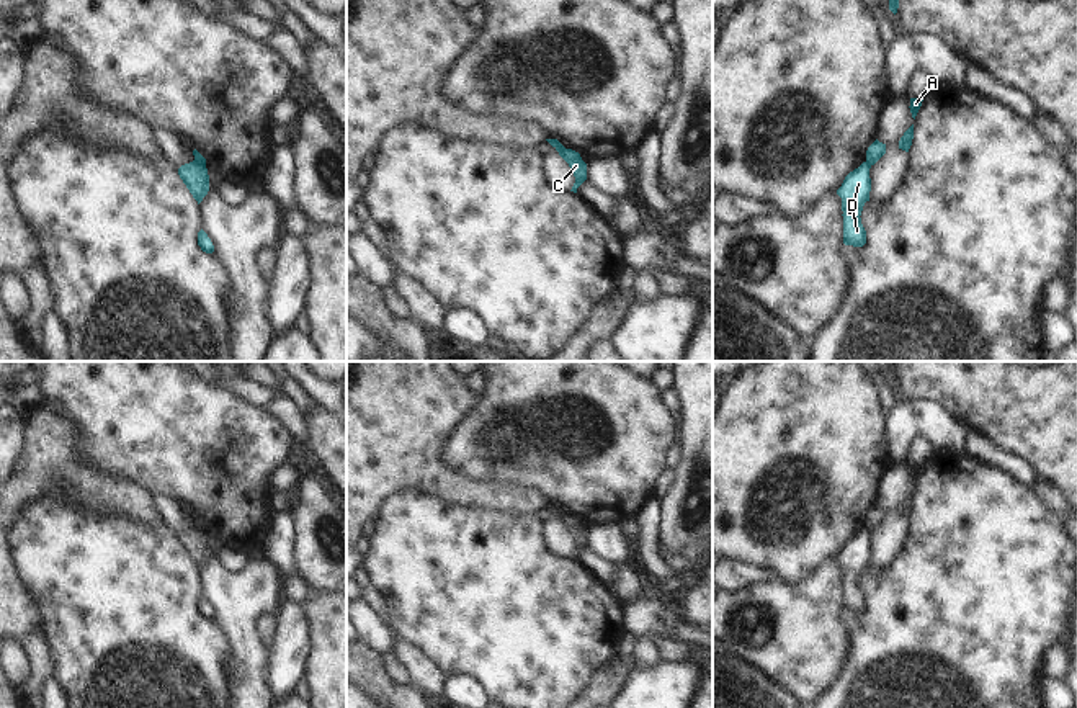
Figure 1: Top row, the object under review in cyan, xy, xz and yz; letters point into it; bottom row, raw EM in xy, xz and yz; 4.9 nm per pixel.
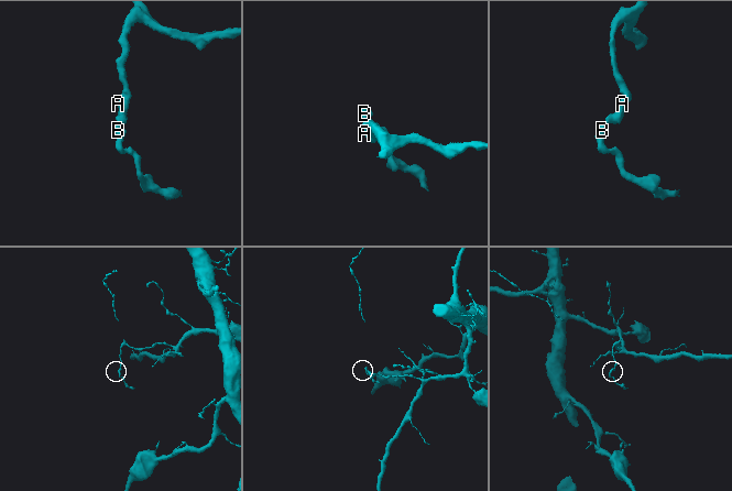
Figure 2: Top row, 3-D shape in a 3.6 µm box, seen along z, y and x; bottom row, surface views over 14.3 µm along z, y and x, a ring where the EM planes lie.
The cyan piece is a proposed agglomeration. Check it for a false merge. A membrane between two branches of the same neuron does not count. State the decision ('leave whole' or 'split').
split

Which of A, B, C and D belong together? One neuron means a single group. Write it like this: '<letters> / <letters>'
A C / B D

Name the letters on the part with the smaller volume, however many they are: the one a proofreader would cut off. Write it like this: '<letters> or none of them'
B, D

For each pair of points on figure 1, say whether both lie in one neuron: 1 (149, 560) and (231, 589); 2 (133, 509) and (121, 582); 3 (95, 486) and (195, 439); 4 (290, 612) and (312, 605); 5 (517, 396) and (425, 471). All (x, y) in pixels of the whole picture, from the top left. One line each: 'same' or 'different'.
1: different
2: different
3: different
4: different
5: different

